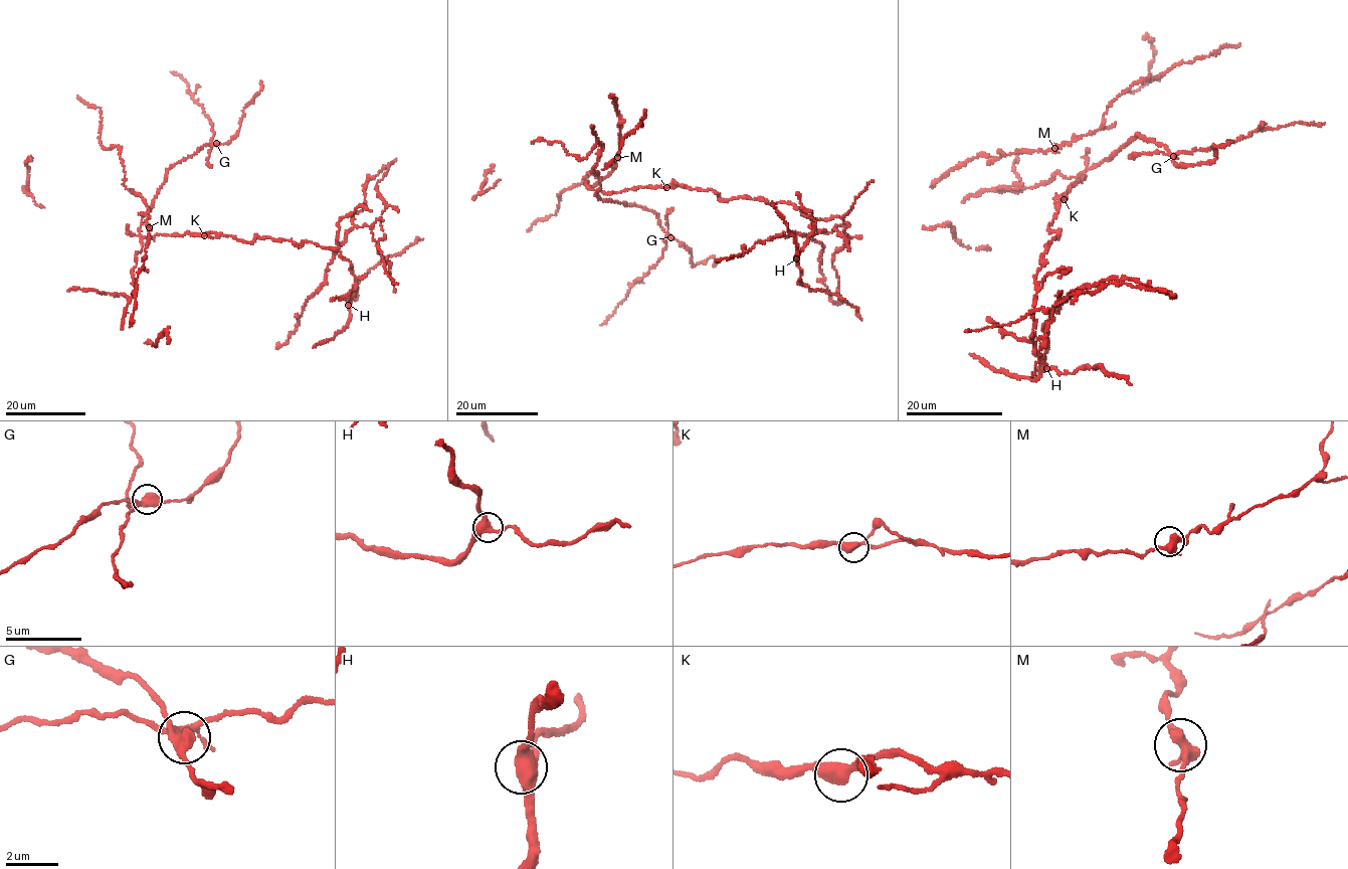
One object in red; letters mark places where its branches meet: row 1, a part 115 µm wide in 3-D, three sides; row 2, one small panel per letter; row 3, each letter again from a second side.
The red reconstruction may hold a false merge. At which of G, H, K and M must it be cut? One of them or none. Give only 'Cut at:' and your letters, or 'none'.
Cut at: G

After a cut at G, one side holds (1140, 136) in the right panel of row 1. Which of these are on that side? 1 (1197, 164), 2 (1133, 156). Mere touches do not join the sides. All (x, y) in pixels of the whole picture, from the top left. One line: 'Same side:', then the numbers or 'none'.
Same side: 1

